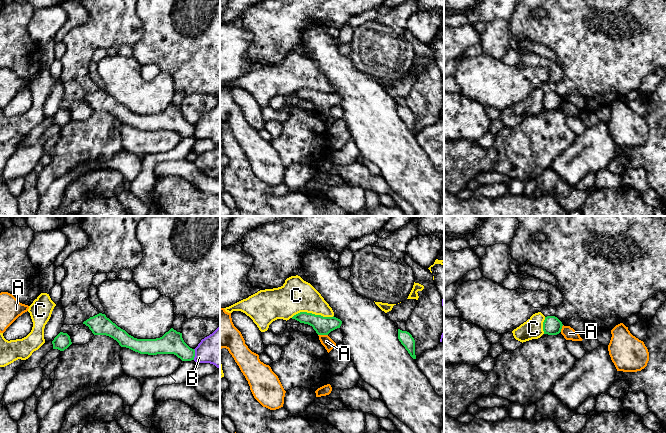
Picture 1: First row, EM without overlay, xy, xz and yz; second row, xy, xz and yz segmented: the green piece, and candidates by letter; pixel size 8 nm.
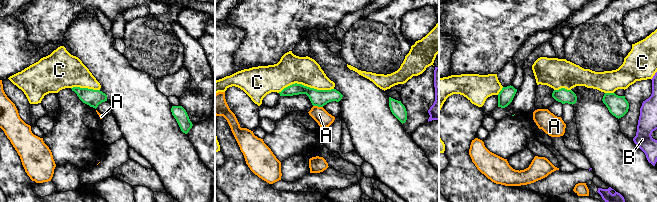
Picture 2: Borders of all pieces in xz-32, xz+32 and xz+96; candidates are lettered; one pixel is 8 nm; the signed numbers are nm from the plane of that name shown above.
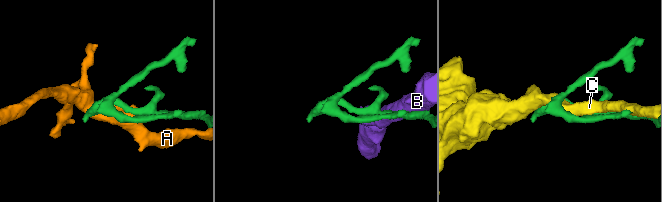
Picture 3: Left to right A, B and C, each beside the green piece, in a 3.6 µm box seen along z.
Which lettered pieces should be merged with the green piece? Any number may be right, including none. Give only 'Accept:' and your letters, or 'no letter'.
Accept: no letter

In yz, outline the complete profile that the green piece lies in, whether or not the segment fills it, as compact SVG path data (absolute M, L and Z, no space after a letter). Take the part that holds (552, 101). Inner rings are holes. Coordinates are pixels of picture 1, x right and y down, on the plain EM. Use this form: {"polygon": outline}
{"polygon": "M547 92L543 98L544 110L557 111L561 108L562 98L555 92Z"}

